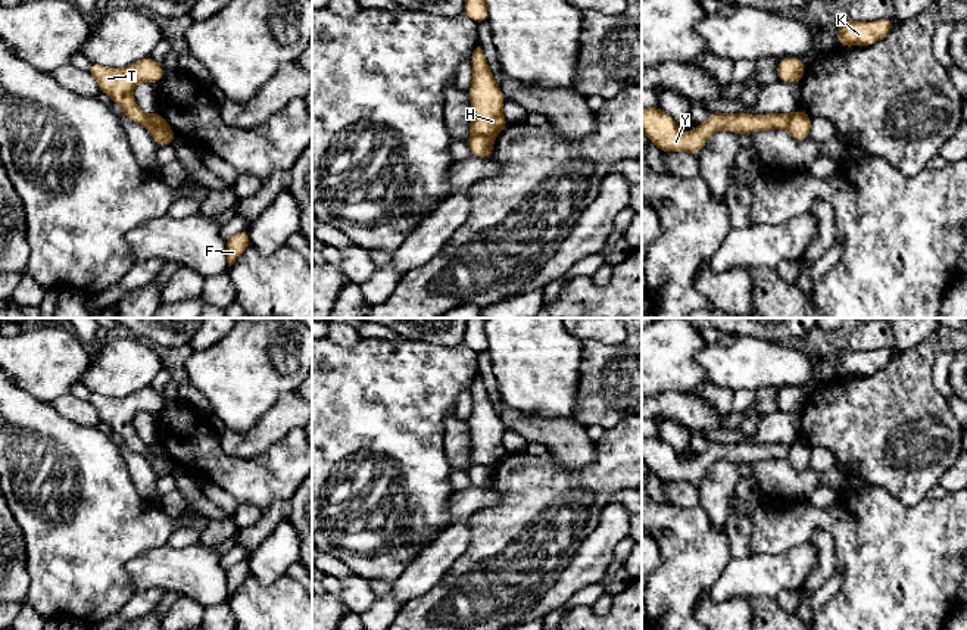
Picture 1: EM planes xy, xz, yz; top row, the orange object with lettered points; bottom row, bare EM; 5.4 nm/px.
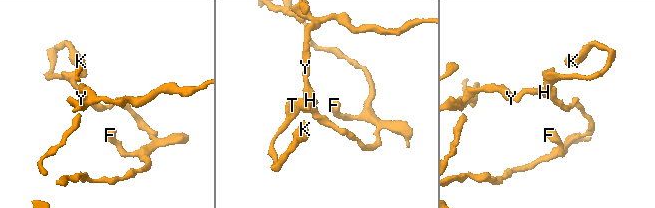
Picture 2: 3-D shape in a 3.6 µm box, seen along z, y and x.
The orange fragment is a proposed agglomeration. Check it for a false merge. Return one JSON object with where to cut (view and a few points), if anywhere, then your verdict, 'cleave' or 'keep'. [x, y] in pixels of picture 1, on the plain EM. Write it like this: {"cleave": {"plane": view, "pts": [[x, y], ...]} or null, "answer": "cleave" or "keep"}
{"cleave": {"plane": "xy", "pts": [[144, 455], [150, 454], [168, 461], [174, 467]]}, "answer": "cleave"}

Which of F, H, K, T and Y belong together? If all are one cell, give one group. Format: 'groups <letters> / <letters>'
groups F / H K T Y

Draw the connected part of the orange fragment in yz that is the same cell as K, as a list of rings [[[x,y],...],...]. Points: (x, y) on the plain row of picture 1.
[[[851,349],[839,350],[839,377],[871,375],[886,367],[893,355],[895,349],[879,349],[867,353]]]

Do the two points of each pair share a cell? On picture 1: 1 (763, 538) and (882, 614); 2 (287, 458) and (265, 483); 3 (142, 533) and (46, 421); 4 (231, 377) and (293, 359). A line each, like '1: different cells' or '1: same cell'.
1: same cell
2: same cell
3: same cell
4: same cell

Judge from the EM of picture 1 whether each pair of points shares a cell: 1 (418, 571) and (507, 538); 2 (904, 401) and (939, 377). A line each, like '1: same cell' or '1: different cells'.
1: different cells
2: different cells

